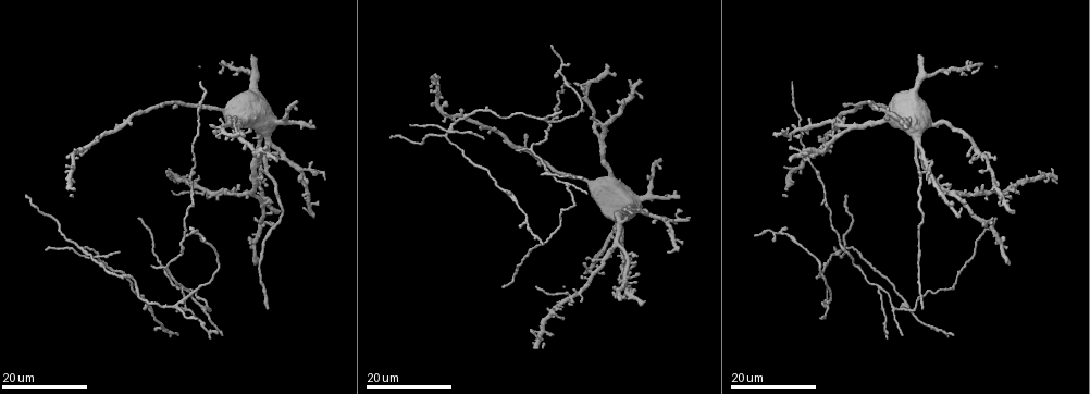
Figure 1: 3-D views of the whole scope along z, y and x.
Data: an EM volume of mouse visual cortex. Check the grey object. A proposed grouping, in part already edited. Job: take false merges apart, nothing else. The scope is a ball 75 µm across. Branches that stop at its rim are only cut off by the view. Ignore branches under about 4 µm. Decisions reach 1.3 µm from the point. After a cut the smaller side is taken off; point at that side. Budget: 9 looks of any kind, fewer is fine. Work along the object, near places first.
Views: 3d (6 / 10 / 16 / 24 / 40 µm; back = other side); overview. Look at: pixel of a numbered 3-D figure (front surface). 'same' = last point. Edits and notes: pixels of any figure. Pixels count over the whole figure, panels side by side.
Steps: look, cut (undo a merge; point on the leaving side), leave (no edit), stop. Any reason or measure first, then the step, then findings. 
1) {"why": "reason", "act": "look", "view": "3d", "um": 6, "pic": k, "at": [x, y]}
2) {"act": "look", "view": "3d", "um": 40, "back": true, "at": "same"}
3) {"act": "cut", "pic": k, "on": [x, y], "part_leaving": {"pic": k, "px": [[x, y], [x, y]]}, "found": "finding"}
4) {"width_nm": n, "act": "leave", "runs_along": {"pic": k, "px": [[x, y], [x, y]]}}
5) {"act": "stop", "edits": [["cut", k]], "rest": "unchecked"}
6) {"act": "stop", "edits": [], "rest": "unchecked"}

{"why": "three-way junction", "act": "look", "view": "3d", "um": 24, "pic": 1, "at": [80, 248]}

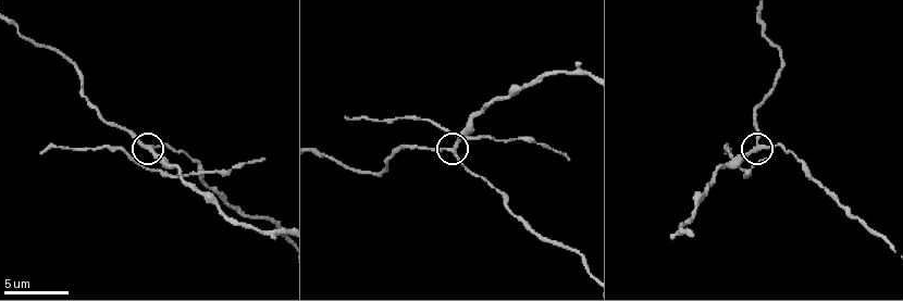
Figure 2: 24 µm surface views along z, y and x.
{"act": "look", "view": "3d", "um": 6, "pic": 2, "at": [454, 150]}

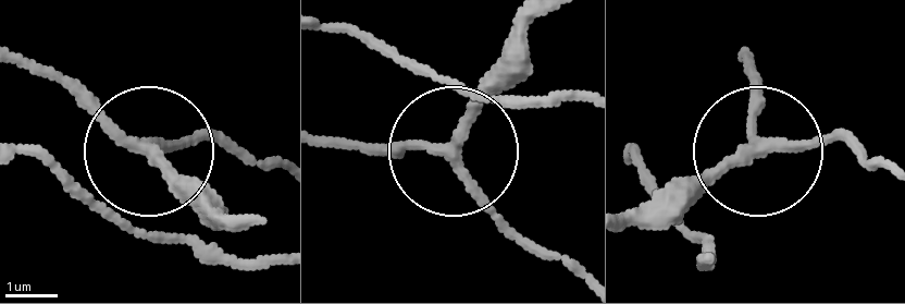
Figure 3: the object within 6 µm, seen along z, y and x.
{"arms": 3, "act": "leave", "runs_along": {"pic": 3, "px": [[884, 167], [832, 142], [759, 155], [755, 68]]}, "found": "all the same neuron"}

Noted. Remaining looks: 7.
{"why": "two arms in line, one across", "act": "look", "view": "3d", "um": 16, "pic": 1, "at": [895, 310]}

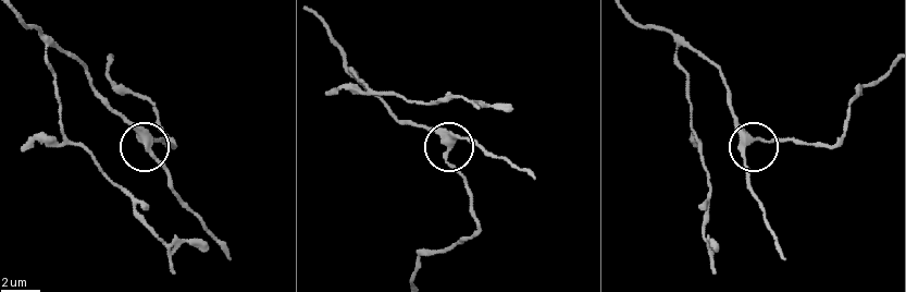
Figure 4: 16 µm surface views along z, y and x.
{"why": "closer look", "act": "look", "view": "3d", "um": 6, "pic": 4, "at": [759, 140]}

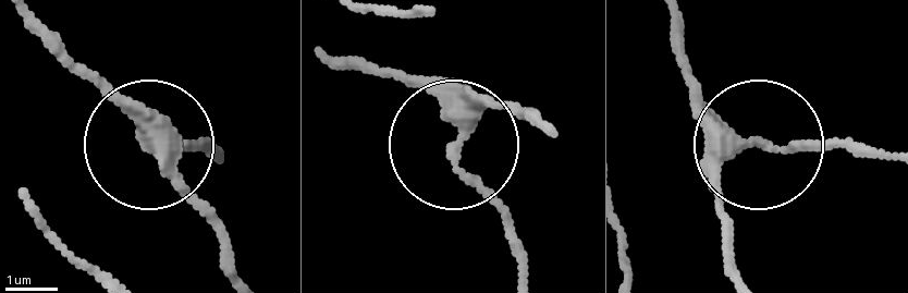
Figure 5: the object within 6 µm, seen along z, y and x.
{"act": "look", "view": "3d", "um": 6, "back": true, "pic": 5, "at": [760, 142]}

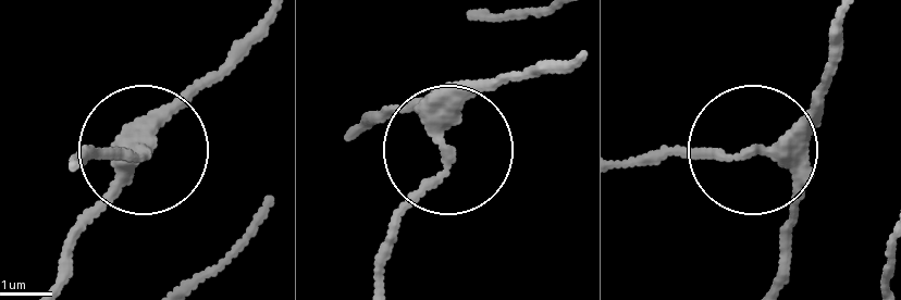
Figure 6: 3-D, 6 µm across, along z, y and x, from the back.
{"width_nm": 260, "act": "leave", "found": "all the same neuron"}

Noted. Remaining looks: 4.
{"why": "two arms in line, one across", "act": "look", "view": "3d", "um": 24, "pic": 1, "at": [175, 304]}

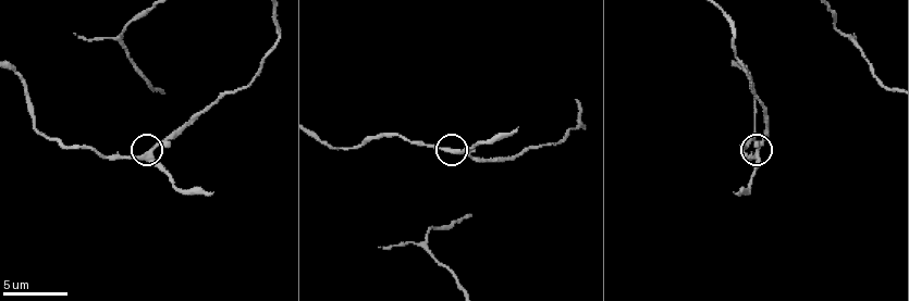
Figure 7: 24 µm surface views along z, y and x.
{"act": "look", "view": "3d", "um": 10, "pic": 7, "at": [150, 153]}

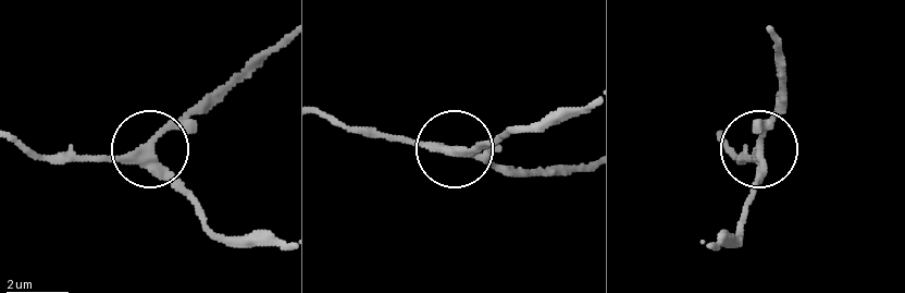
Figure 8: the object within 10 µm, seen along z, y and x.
{"width_nm": 270, "act": "leave", "runs_along": {"pic": 8, "px": [[17, 137], [49, 158], [148, 153], [202, 209]]}, "found": "all the same neuron"}

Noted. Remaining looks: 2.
{"why": "three arms meet", "act": "look", "view": "3d", "um": 16, "pic": 1, "at": [825, 203]}

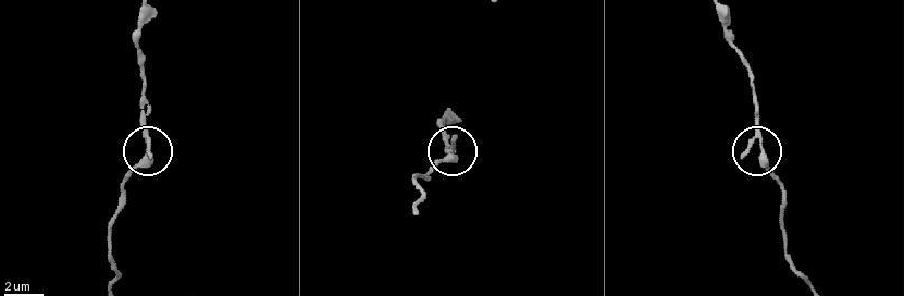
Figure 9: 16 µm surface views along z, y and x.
{"why": "closer look", "act": "look", "view": "3d", "um": 10, "pic": 9, "at": [759, 146]}

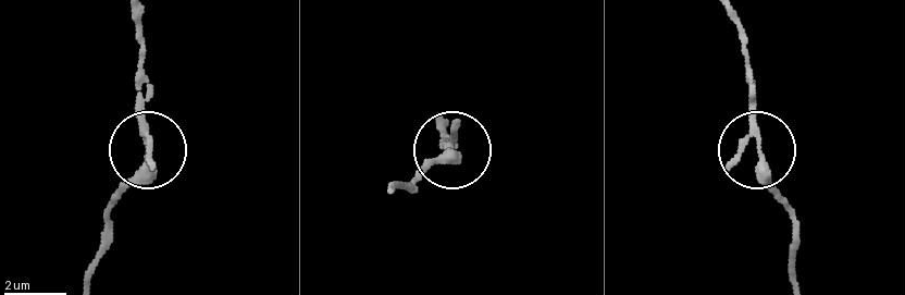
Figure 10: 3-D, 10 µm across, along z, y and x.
{"arms": 3, "act": "leave", "runs_along": {"pic": 10, "px": [[728, 16], [748, 71], [759, 172], [793, 209]]}, "found": "all the same neuron"}

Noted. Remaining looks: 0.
{"act": "stop", "edits": [], "rest": "unchecked"}

